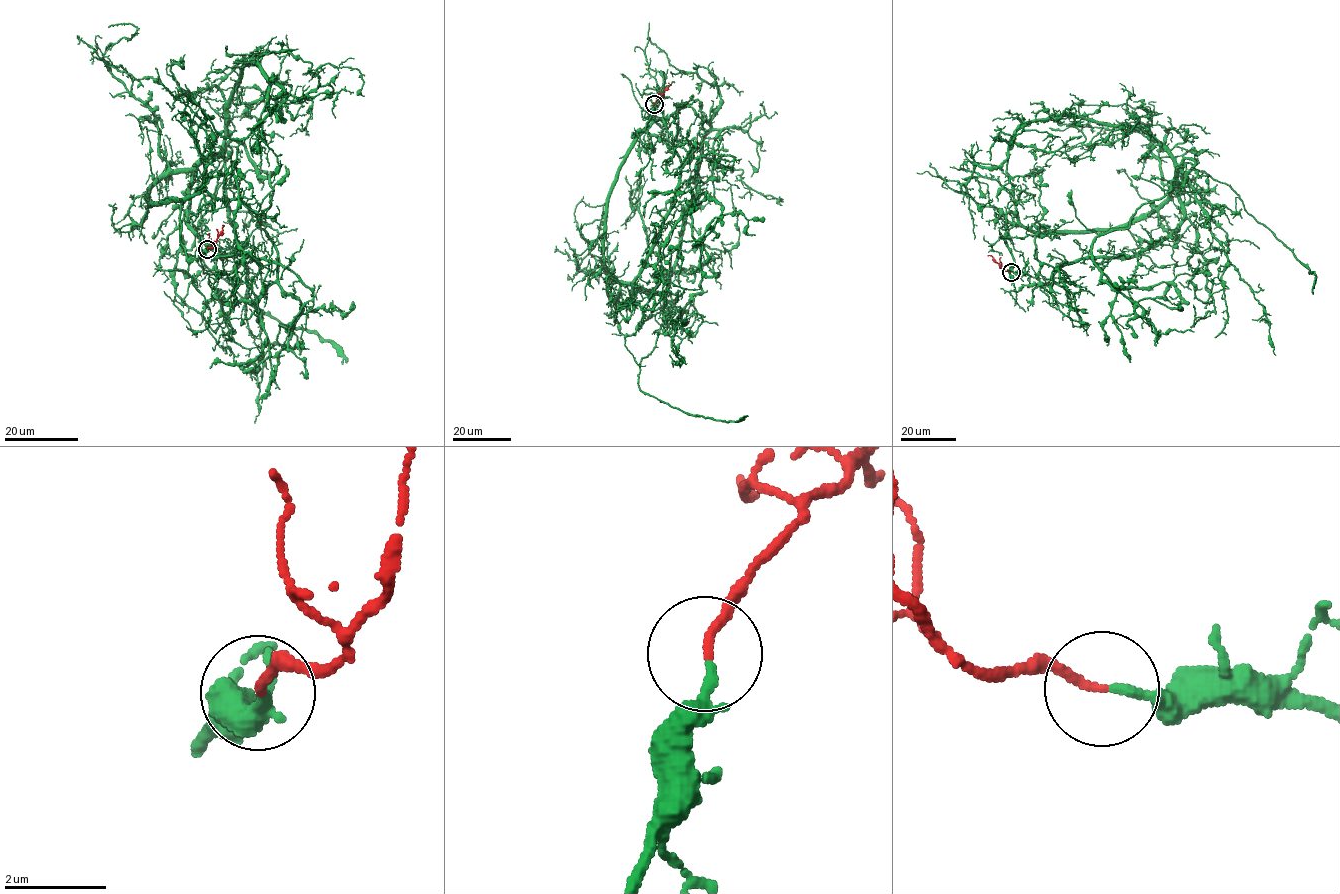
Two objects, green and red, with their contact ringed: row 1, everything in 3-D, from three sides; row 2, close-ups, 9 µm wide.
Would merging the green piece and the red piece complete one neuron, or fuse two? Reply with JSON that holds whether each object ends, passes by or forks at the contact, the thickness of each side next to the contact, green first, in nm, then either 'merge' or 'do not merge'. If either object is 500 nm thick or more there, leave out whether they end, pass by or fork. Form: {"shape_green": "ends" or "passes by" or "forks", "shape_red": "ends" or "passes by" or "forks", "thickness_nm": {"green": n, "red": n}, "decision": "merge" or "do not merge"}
{"shape_green": "ends", "shape_red": "ends", "thickness_nm": {"green": 170, "red": 160}, "decision": "merge"}

